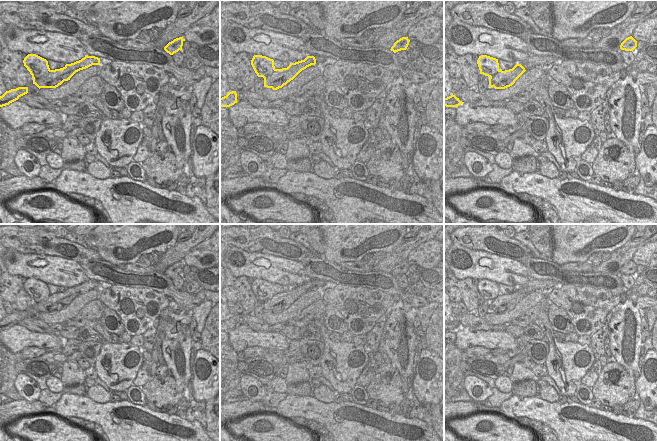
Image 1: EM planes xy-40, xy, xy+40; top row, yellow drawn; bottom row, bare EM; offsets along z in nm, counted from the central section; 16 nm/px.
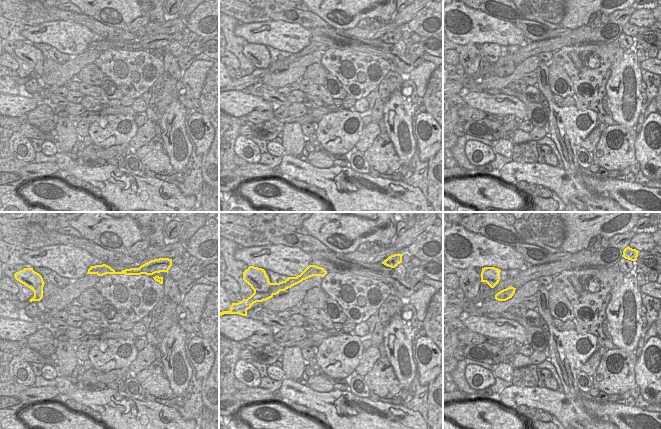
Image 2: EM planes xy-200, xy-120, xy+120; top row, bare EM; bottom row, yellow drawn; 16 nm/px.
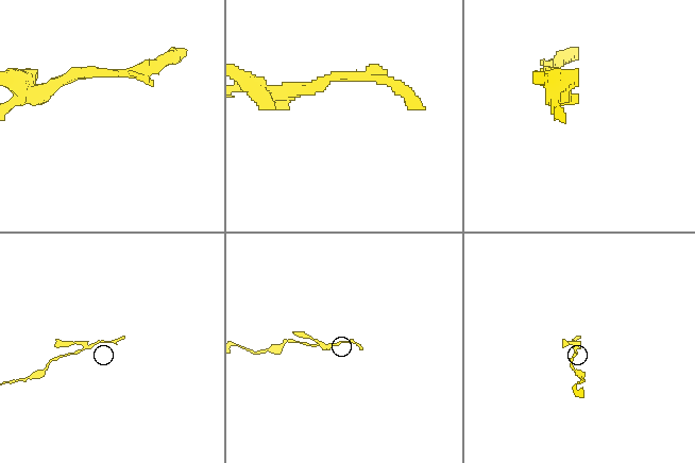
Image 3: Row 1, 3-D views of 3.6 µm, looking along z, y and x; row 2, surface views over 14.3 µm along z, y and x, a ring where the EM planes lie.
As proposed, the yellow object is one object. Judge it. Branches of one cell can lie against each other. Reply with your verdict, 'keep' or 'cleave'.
cleave

